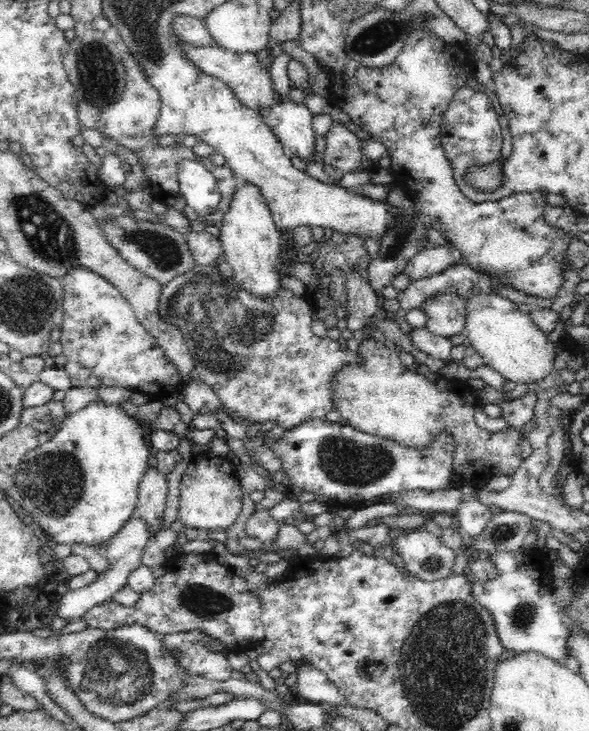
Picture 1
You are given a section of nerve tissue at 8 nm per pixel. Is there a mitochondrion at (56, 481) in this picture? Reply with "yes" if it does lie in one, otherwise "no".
yes

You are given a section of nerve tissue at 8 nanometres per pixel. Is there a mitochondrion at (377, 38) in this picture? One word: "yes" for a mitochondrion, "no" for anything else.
yes

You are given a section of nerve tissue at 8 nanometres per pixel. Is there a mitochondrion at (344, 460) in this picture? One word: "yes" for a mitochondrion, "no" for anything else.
yes

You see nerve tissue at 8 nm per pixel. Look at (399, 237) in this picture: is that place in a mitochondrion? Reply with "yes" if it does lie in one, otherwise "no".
yes

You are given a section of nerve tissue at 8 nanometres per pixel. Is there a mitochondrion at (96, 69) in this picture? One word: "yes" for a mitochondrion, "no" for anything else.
yes

